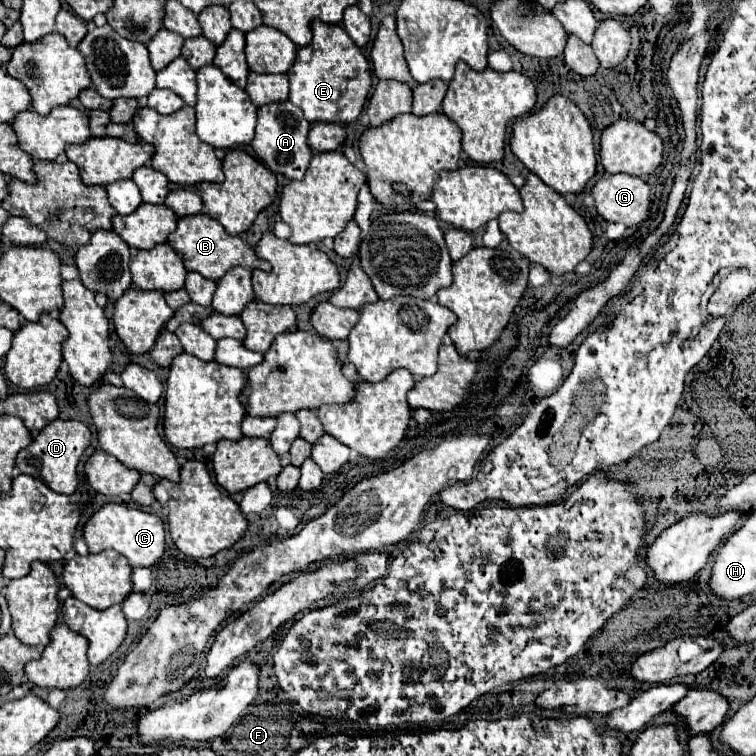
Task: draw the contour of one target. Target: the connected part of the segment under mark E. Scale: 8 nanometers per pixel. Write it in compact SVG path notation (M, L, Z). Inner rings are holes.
M313 21L313 41L297 51L297 59L289 69L289 101L301 107L307 121L317 123L353 123L373 85L371 63L345 33L341 25L329 25L323 21Z

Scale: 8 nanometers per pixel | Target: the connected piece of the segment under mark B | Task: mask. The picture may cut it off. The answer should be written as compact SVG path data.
M193 215L193 217L181 217L177 221L177 229L169 235L169 245L185 257L185 267L189 271L197 271L207 279L219 281L229 269L233 267L251 267L251 269L261 269L269 271L271 265L255 255L255 251L241 239L229 235L219 221L215 221L209 215Z

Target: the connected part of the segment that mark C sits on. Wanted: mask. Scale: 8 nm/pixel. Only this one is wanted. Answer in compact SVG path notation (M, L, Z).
M109 503L99 509L83 529L85 543L89 545L91 553L101 553L105 549L115 549L127 557L133 567L153 567L165 553L165 527L163 519L151 515L147 511Z

